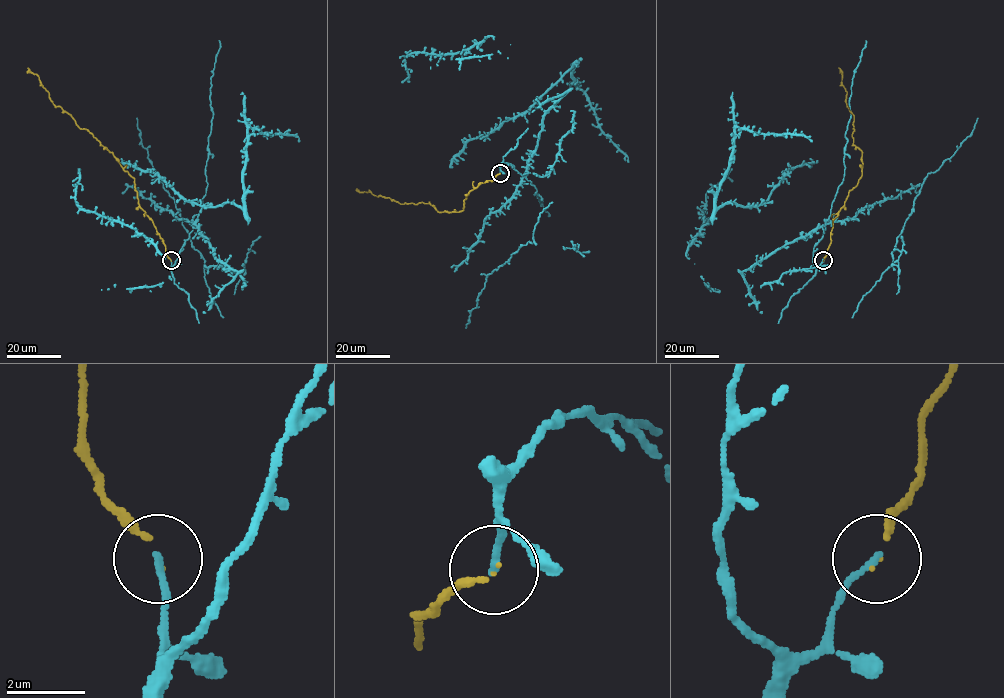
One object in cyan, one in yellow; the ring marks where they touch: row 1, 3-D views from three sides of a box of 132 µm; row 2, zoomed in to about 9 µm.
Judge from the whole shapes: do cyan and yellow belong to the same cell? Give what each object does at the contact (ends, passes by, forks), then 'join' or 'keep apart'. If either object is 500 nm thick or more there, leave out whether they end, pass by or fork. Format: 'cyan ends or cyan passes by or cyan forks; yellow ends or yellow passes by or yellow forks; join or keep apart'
cyan ends; yellow ends; join

